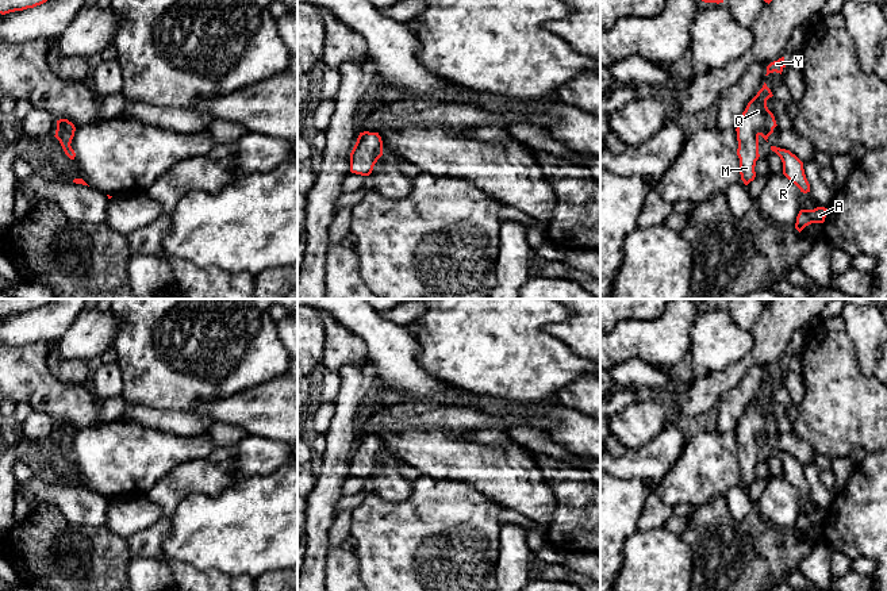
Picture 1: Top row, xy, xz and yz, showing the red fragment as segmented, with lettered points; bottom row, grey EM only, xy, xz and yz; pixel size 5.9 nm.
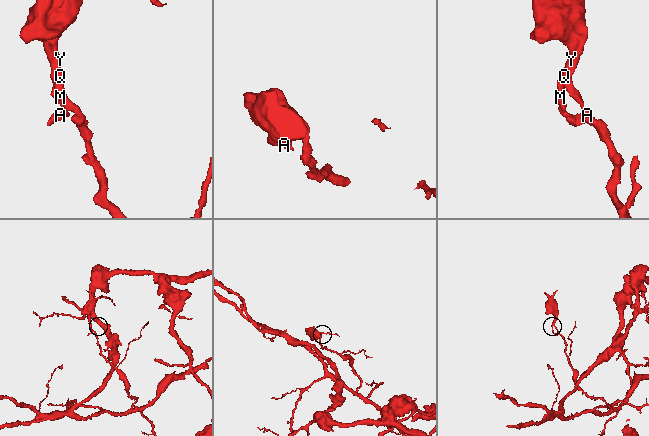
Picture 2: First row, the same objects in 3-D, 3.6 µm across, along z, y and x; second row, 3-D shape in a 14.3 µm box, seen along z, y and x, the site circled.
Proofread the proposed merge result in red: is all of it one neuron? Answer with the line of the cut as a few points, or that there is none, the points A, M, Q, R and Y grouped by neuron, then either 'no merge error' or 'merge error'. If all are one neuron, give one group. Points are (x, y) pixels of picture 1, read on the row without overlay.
no cut | A M Q R Y | no merge error

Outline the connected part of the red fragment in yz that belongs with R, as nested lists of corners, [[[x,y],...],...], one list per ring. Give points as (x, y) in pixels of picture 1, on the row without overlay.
[[[771,449],[783,465],[783,477],[792,484],[803,496],[810,495],[810,487],[806,481],[803,465],[790,453]]]

